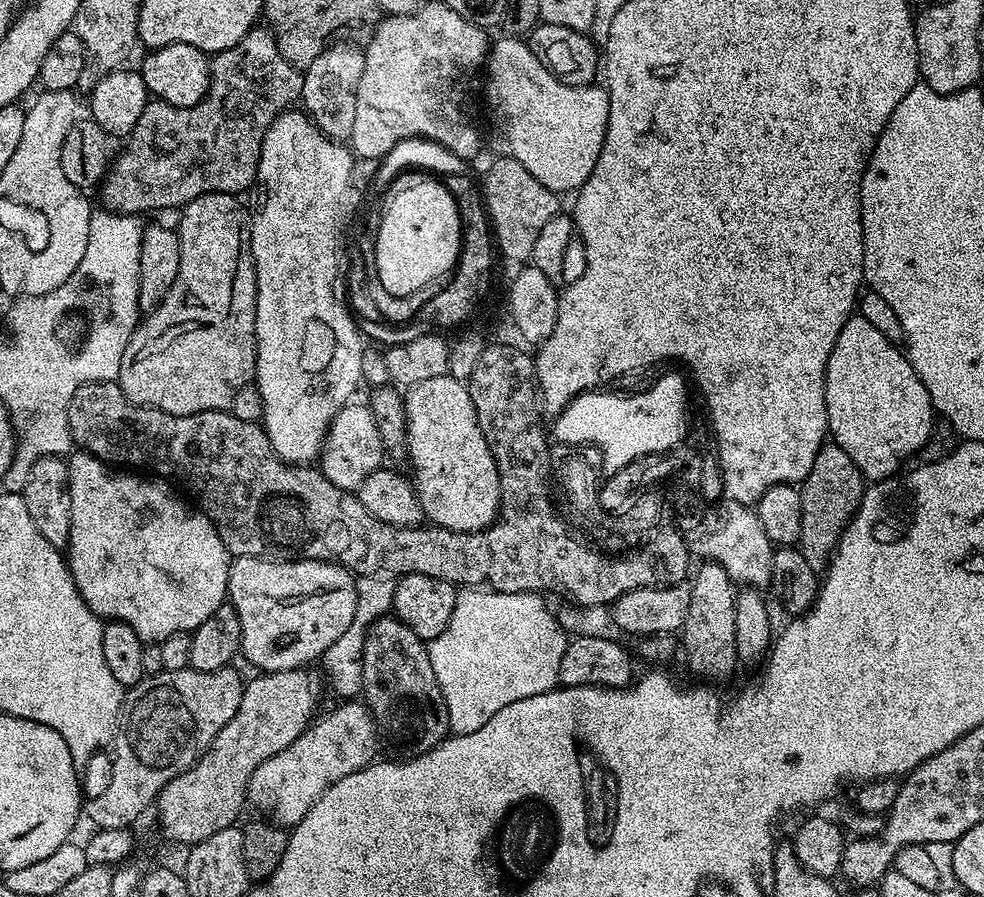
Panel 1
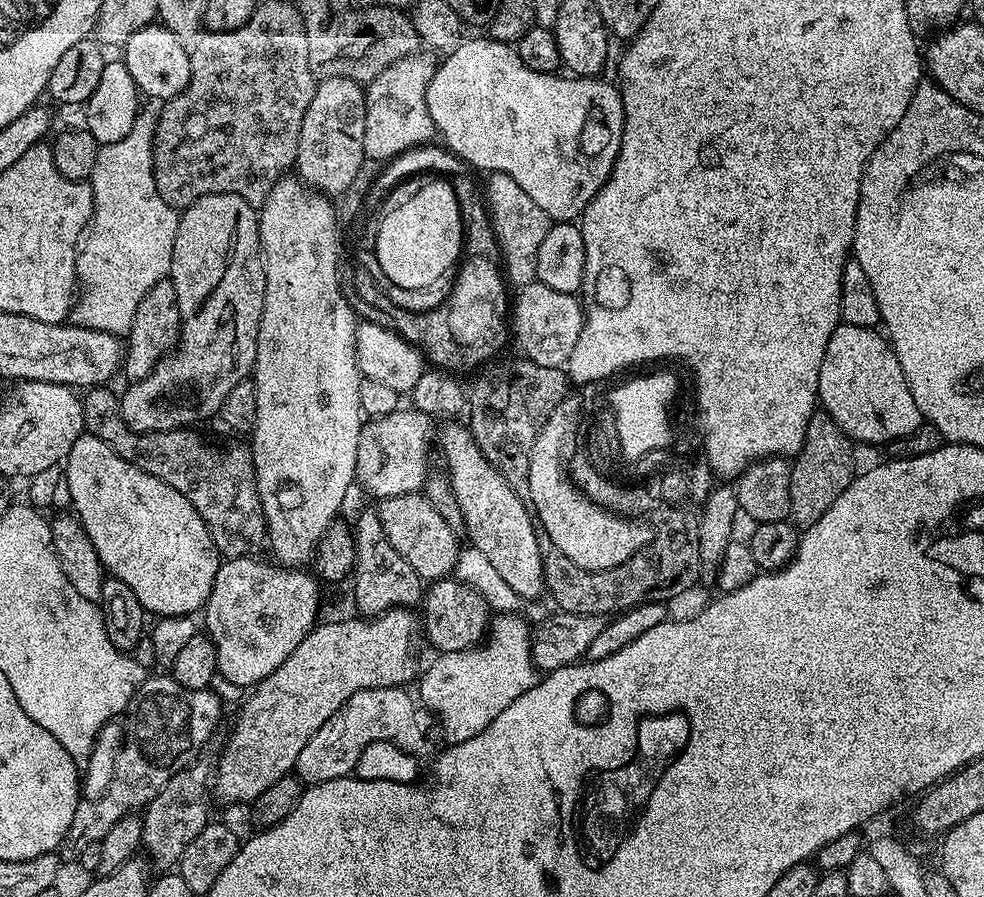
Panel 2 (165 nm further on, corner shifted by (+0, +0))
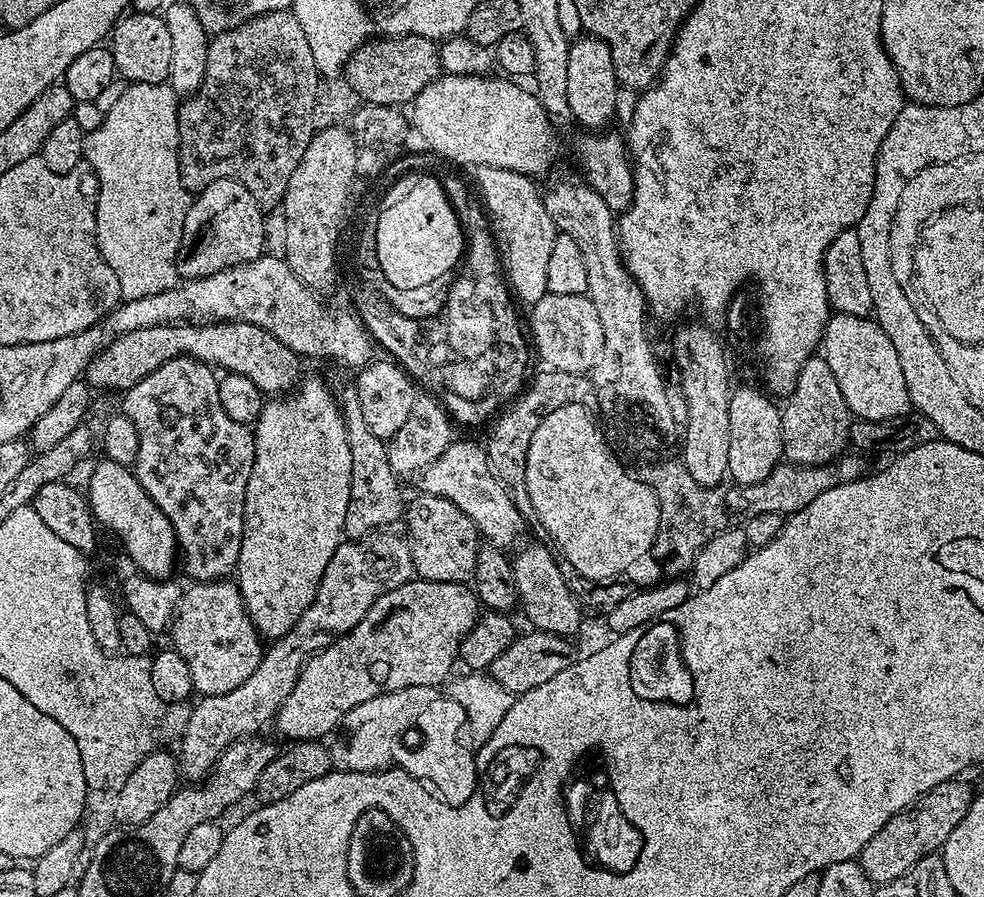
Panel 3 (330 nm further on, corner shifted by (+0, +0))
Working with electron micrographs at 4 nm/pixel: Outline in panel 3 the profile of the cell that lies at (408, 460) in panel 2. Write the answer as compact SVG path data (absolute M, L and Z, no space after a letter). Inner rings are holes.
M454 439L452 445L425 469L422 480L423 495L446 498L446 502L454 502L454 506L458 506L458 510L462 510L462 514L466 514L466 518L474 522L476 531L487 543L496 548L512 550L525 539L524 516L520 513L519 506L512 501L512 496L504 485L507 483L494 474L483 443Z

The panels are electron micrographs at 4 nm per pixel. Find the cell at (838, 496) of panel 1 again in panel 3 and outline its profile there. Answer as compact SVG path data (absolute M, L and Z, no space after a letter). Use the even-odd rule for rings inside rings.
M814 354L802 366L794 390L782 404L782 442L784 460L793 464L831 464L845 455L849 447L848 428L854 419L842 398L838 378L830 371L823 355Z

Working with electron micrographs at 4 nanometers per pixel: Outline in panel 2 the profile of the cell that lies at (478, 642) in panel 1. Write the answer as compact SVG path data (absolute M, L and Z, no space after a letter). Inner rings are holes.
M519 614L502 615L491 621L487 637L479 646L437 655L437 660L425 672L423 669L419 677L419 703L438 721L448 744L466 742L474 734L482 734L514 698L522 698L537 682L538 669L532 662L532 632L528 621Z

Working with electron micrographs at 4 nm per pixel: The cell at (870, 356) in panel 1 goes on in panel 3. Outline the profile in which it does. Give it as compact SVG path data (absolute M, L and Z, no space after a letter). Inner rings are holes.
M841 312L829 315L828 325L824 327L822 355L834 378L838 378L842 398L846 398L846 406L855 419L893 422L910 412L912 399L906 390L902 362L898 362L894 342L886 338L875 319Z

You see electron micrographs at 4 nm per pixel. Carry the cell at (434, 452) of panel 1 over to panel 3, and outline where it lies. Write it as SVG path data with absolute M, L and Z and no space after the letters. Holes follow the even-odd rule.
M525 543L515 553L517 556L511 557L519 607L521 609L524 607L524 616L532 623L529 625L535 631L549 632L569 638L575 637L575 632L580 628L582 605L568 586L568 576L560 569L561 561L557 559L553 549L547 543L546 545L527 544Z

